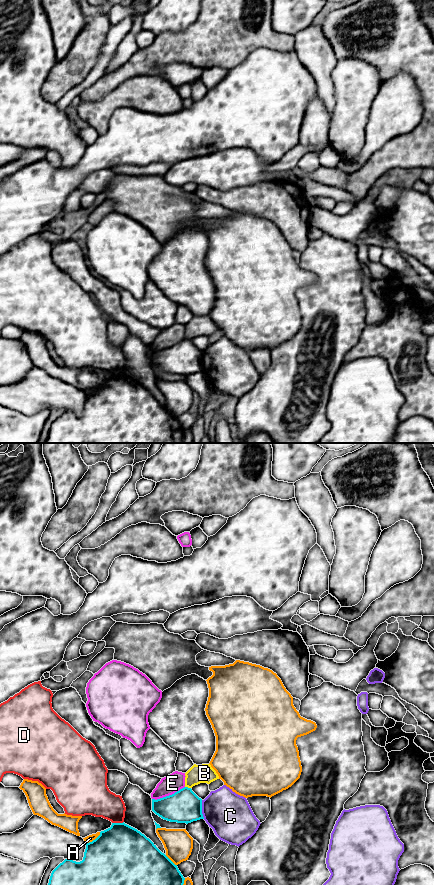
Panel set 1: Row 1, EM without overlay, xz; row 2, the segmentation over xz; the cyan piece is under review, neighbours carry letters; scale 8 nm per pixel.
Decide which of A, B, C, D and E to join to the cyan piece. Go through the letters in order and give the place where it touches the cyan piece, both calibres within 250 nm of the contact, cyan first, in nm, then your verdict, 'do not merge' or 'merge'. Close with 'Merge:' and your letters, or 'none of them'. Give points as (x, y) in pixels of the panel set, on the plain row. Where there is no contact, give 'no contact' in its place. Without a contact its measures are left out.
A: xz (93, 392) | 500/60 nm | do not merge
B: xz (187, 339) | 280/150 nm | do not merge
C: xz (201, 361) | 280/360 nm | do not merge
D: xz (117, 375) | 460/260 nm | do not merge
E: xz (169, 347) | 280/150 nm | do not merge
Merge: none of them

